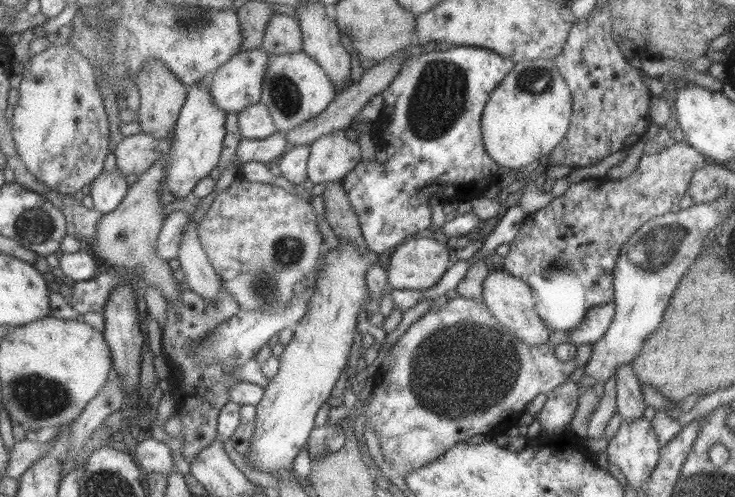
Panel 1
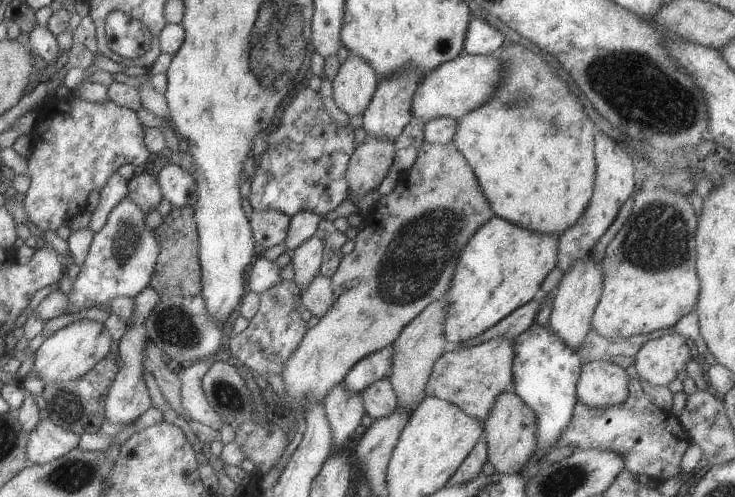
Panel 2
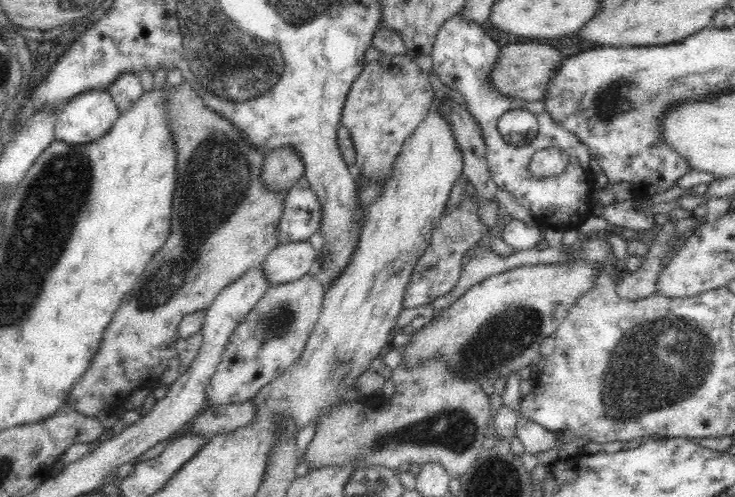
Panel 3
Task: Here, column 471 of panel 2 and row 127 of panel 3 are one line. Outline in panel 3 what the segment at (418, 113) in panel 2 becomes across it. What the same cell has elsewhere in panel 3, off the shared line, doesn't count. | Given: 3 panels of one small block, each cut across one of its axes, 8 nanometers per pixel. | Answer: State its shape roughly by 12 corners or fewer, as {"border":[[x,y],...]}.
{"border":[[108,89],[69,98],[55,138],[89,143],[110,130],[120,111]]}

